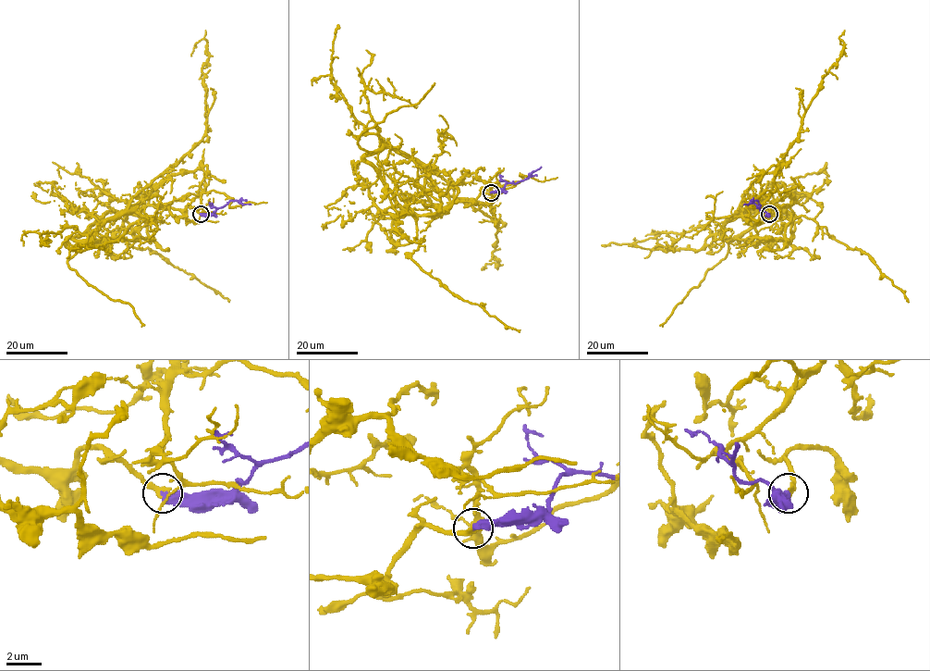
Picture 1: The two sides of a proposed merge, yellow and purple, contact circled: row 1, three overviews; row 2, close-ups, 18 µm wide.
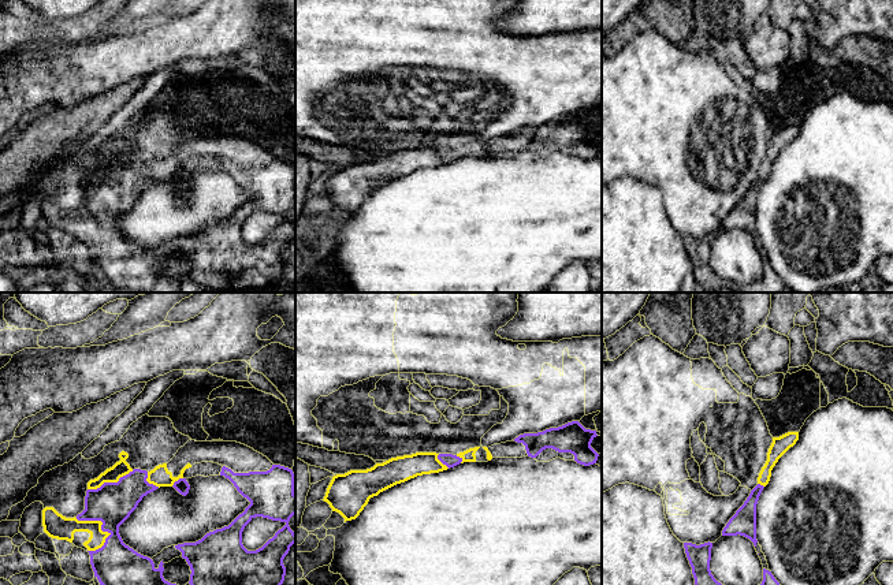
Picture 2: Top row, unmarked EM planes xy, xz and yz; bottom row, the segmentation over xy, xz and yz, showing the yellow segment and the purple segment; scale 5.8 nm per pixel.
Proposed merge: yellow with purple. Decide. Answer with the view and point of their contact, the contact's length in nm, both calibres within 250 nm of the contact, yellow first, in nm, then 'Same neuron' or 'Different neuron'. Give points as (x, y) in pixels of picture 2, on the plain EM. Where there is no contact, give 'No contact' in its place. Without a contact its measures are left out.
Touches yellow at xy (101, 218). Shared border 240 nm. Thickness 140 nm (yellow) against 260 nm. Same neuron

